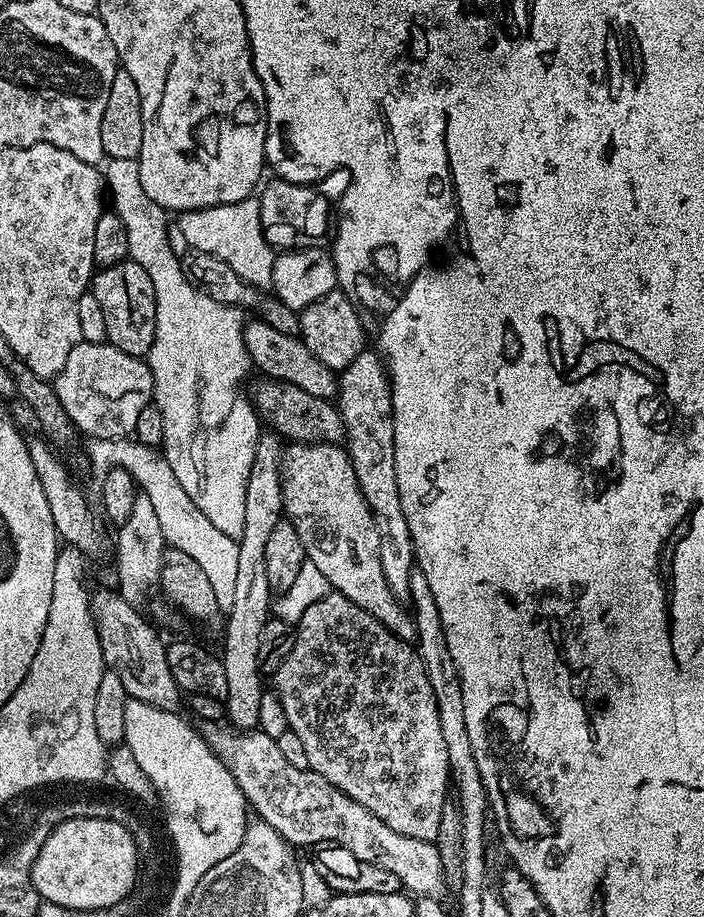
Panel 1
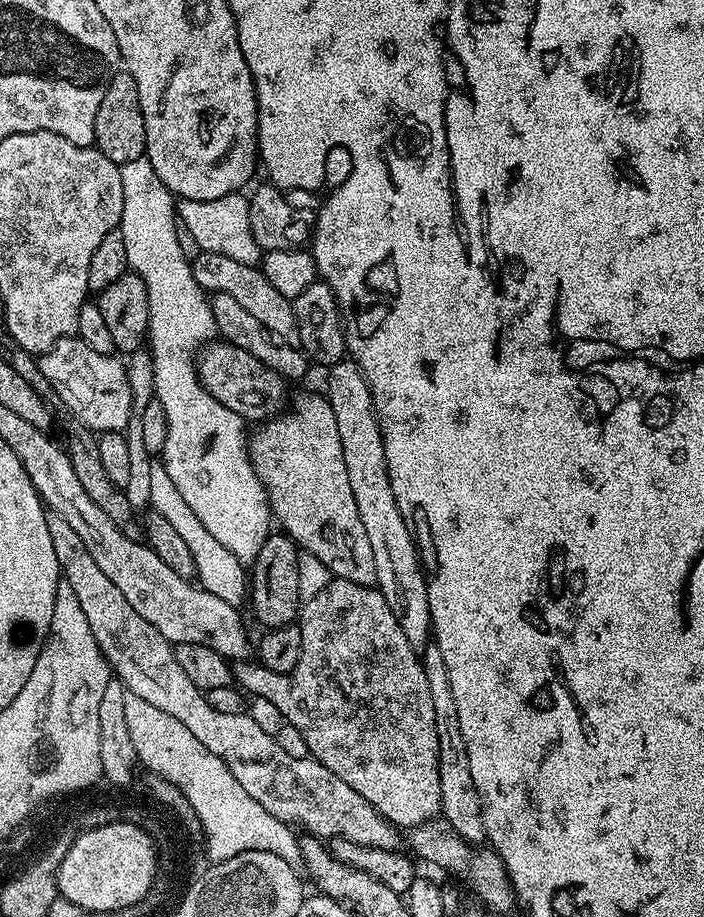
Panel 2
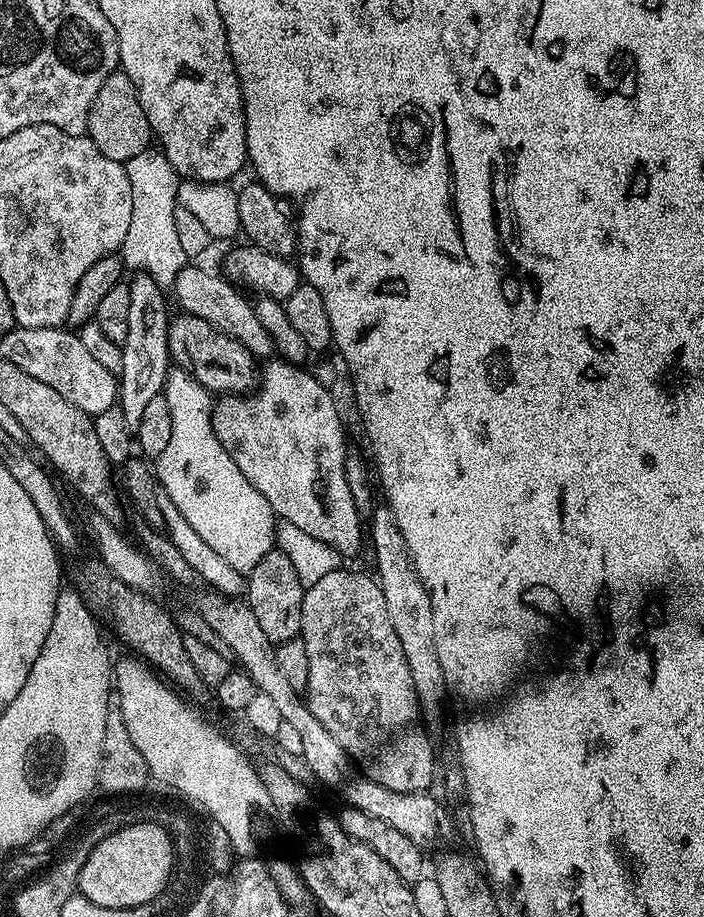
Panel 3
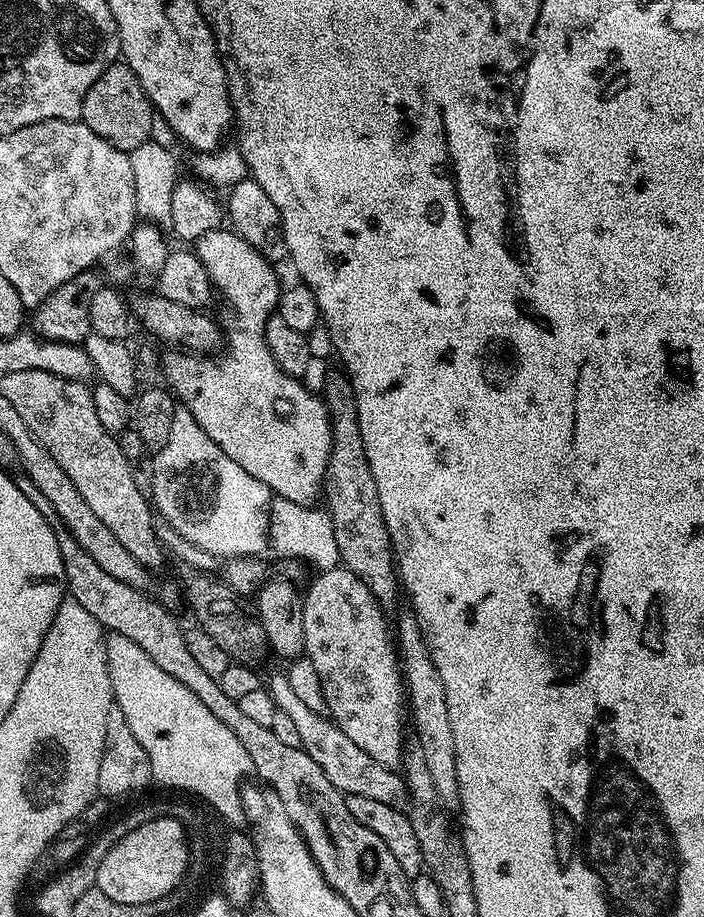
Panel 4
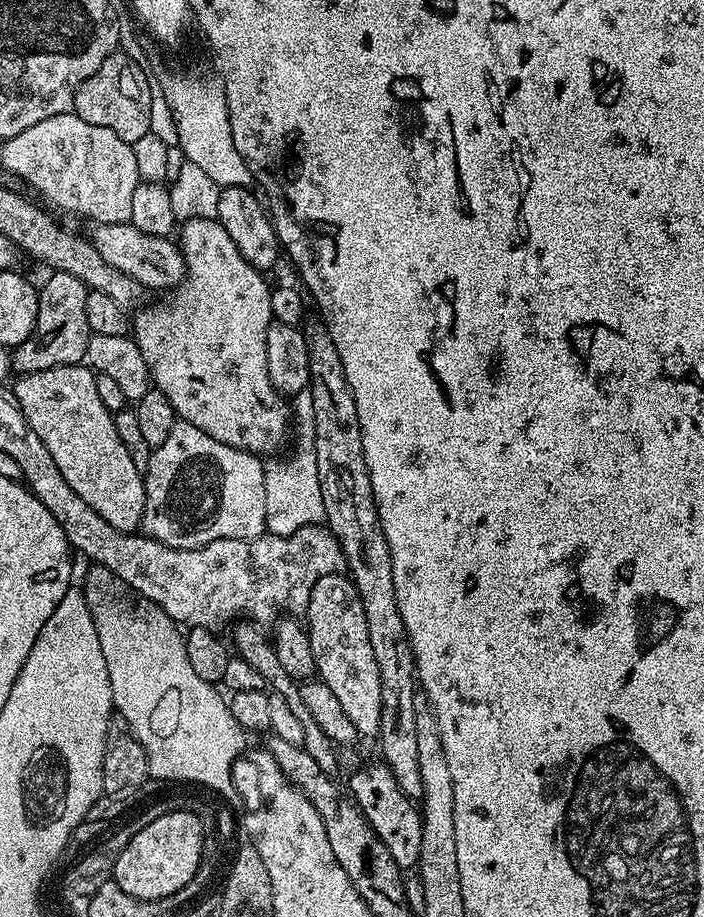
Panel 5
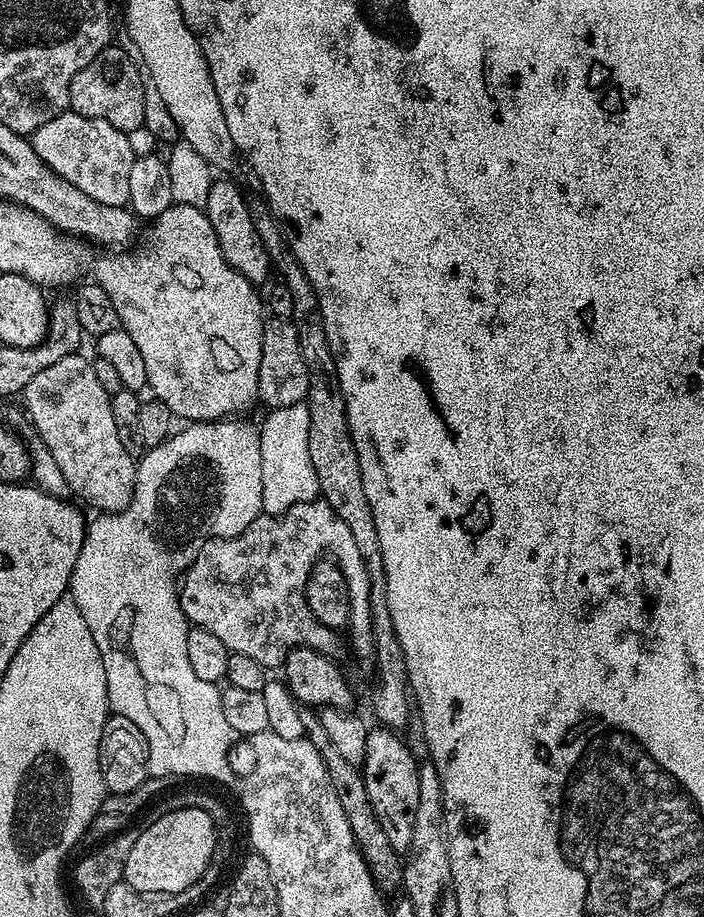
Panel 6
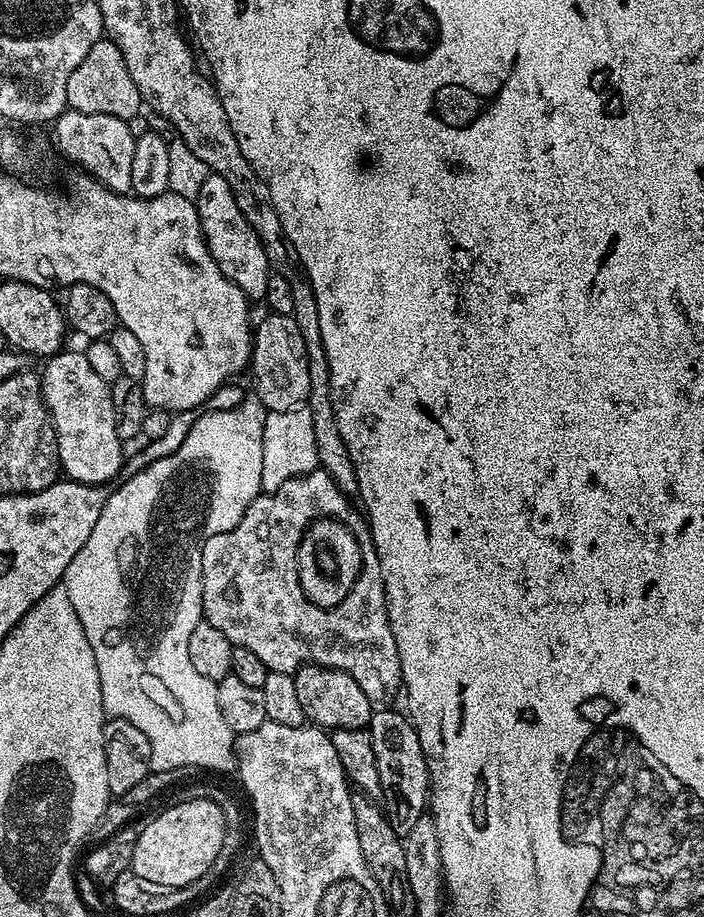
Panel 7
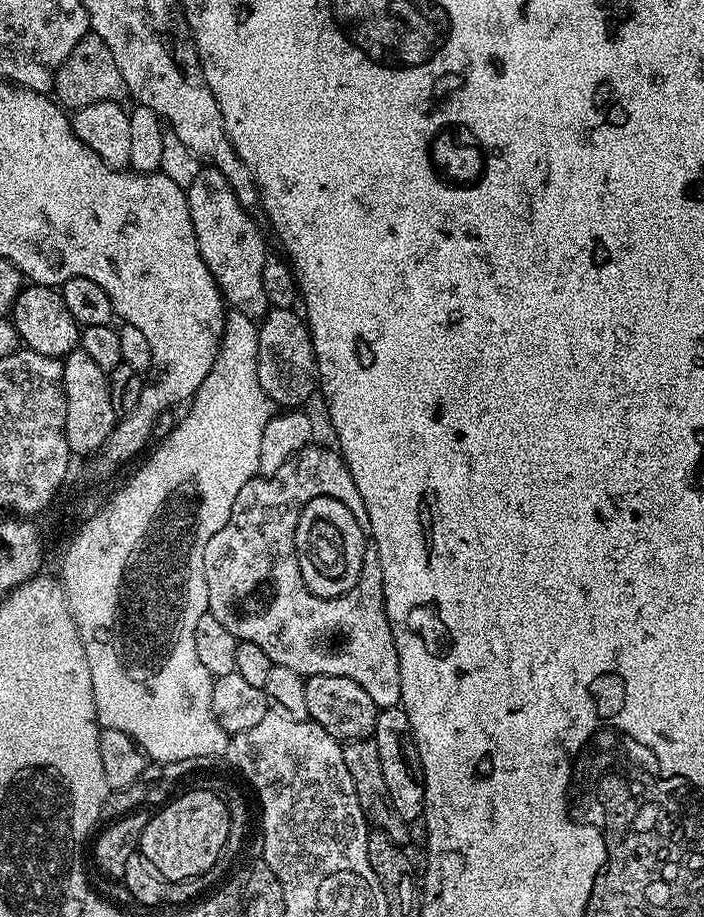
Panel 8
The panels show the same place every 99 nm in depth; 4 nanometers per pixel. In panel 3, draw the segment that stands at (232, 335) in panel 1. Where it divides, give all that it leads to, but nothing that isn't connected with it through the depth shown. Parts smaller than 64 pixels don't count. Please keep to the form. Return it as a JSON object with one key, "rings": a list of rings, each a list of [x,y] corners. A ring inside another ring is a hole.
{"rings":[[[152,146],[142,154],[134,154],[134,158],[126,161],[124,169],[130,178],[132,213],[130,230],[126,230],[124,239],[122,259],[129,269],[136,268],[132,270],[152,276],[160,289],[171,289],[176,283],[176,275],[190,260],[182,252],[175,226],[176,191],[181,177],[176,175],[174,166],[170,166],[164,153]],[[172,366],[168,369],[162,395],[170,405],[170,419],[174,421],[170,442],[154,464],[163,495],[178,506],[182,518],[194,526],[198,538],[225,553],[241,573],[252,572],[276,544],[276,513],[270,502],[248,484],[246,474],[234,466],[234,458],[230,458],[222,442],[218,442],[212,425],[213,393],[188,372]]]}

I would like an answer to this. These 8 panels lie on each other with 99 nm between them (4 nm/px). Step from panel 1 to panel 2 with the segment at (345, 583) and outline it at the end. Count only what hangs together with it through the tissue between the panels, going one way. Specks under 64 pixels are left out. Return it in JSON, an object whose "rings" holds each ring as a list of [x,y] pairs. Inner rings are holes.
{"rings":[[[304,392],[293,400],[291,397],[290,410],[263,421],[257,428],[260,429],[248,436],[248,457],[268,495],[271,515],[275,519],[277,516],[284,527],[281,529],[305,553],[326,565],[335,579],[375,585],[374,554],[366,539],[366,526],[362,526],[362,518],[358,518],[358,506],[354,506],[354,490],[350,490],[350,478],[346,478],[346,462],[342,458],[342,438],[338,438],[338,422],[327,395]]]}

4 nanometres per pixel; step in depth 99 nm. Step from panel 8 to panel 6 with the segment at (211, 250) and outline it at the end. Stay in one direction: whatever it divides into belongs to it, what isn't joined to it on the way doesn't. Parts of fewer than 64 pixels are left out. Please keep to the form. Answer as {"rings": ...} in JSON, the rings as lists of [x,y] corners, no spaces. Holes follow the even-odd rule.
{"rings":[[[232,178],[213,179],[209,197],[206,198],[203,209],[208,213],[210,226],[214,226],[214,234],[218,238],[218,244],[226,262],[230,262],[230,266],[234,266],[234,270],[238,270],[242,278],[260,286],[269,279],[273,271],[272,260],[266,254],[266,246],[262,246],[262,238],[258,238],[258,230],[254,230],[249,201],[247,199],[244,201],[239,186],[228,179]]]}

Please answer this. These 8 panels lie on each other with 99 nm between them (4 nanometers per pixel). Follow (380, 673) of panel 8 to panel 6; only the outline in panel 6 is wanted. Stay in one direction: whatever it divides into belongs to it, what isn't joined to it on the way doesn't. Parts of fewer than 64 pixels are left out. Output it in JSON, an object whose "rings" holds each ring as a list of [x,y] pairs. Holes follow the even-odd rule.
{"rings":[[[323,498],[304,501],[292,505],[279,516],[262,514],[254,522],[246,526],[244,532],[237,532],[223,538],[206,541],[202,550],[196,555],[196,561],[188,567],[179,585],[180,605],[189,625],[210,630],[226,646],[229,652],[247,654],[254,658],[263,668],[279,669],[290,650],[309,648],[325,654],[335,653],[340,640],[333,629],[318,622],[316,615],[310,610],[304,591],[308,575],[312,573],[317,559],[327,554],[342,570],[348,583],[348,623],[346,633],[352,639],[352,652],[360,660],[371,661],[376,654],[376,646],[372,637],[372,579],[366,570],[366,562],[350,535],[350,526],[334,514],[334,510]]]}

